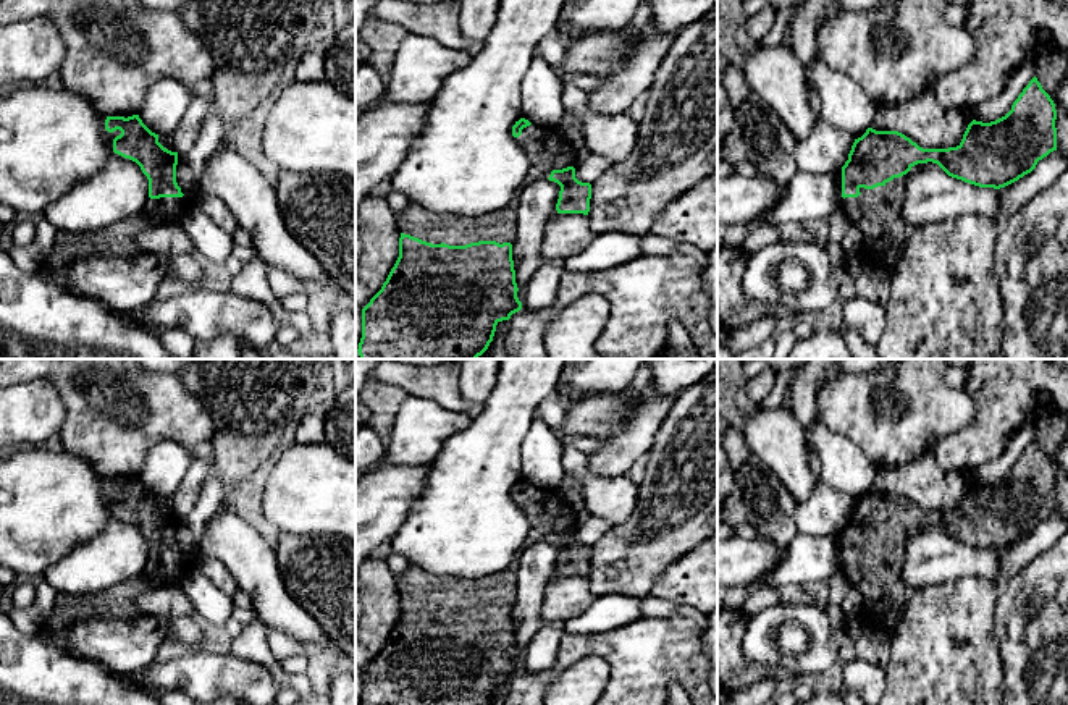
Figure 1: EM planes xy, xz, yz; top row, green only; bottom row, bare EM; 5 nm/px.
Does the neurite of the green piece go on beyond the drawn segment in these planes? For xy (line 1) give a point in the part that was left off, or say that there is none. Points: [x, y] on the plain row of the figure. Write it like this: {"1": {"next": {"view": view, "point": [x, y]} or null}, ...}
{"1": {"next": {"view": "xy", "point": [120, 600]}}}

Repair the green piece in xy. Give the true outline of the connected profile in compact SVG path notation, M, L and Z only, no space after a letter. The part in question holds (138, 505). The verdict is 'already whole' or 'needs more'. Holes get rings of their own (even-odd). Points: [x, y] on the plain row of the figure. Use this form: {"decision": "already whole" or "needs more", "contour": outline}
{"decision": "needs more", "contour": "M107 479L105 492L121 493L113 501L113 514L136 524L149 542L147 569L126 582L92 597L58 593L42 635L66 650L63 632L68 626L89 619L136 618L145 613L136 608L136 598L153 589L179 582L196 559L184 558L176 545L178 514L165 511L158 496L139 480Z"}

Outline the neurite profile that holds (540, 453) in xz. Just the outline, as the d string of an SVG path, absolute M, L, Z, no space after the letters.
M536 414L520 446L523 480L540 490L559 492L566 477L562 448L564 443Z

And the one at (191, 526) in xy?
M213 471L207 479L200 498L192 511L178 514L176 545L181 555L189 559L197 559L200 542L207 522L226 503L221 477Z

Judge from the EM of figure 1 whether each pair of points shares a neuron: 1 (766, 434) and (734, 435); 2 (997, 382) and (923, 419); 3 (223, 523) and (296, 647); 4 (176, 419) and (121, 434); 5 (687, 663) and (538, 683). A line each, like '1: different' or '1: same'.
1: different
2: different
3: different
4: same
5: same

